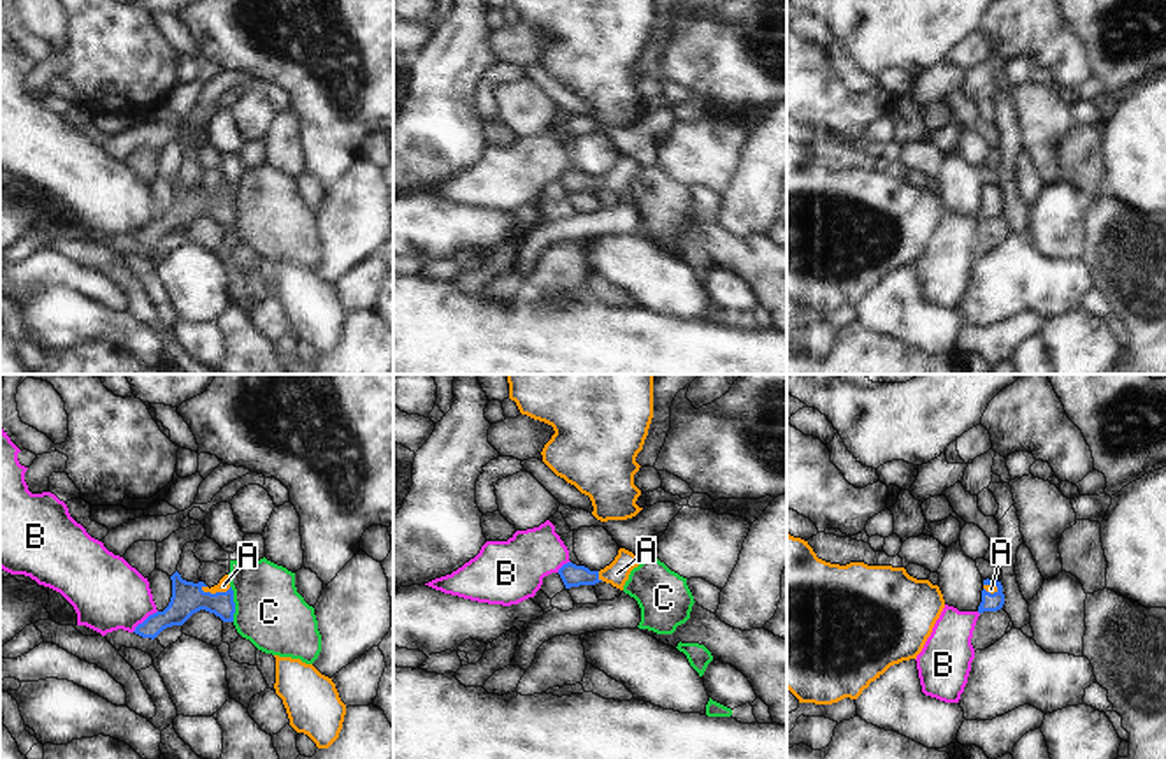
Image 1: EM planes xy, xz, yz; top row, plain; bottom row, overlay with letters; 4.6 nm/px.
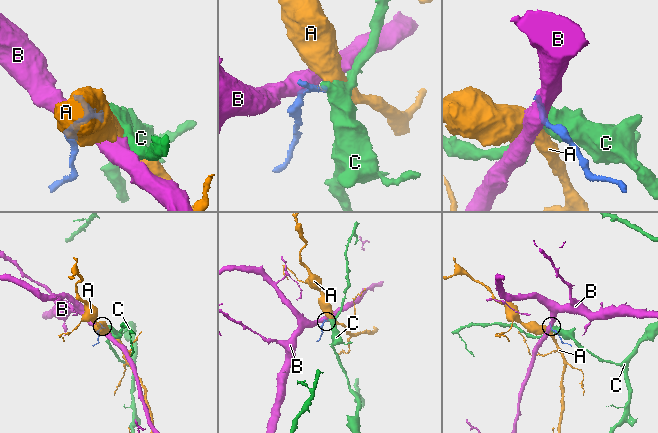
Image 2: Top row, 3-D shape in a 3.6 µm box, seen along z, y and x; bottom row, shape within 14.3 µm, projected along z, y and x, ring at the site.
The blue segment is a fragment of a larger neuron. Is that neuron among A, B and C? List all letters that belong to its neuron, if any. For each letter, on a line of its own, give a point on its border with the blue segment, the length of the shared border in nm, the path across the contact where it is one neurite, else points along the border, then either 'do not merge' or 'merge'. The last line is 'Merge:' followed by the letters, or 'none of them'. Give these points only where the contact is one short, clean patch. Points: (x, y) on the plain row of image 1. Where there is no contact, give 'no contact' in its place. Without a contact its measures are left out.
A: meets blue in xy at (216, 199); contact 140 nm long; runs through xy (188, 204), (216, 199), (223, 192); merge
B: meets blue in xy at (146, 225); contact 160 nm long; border along xy (157, 216), (132, 238); do not merge
C: meets blue in xy at (234, 209); contact 170 nm long; border along xy (230, 192), (234, 227); do not merge
Merge: A

